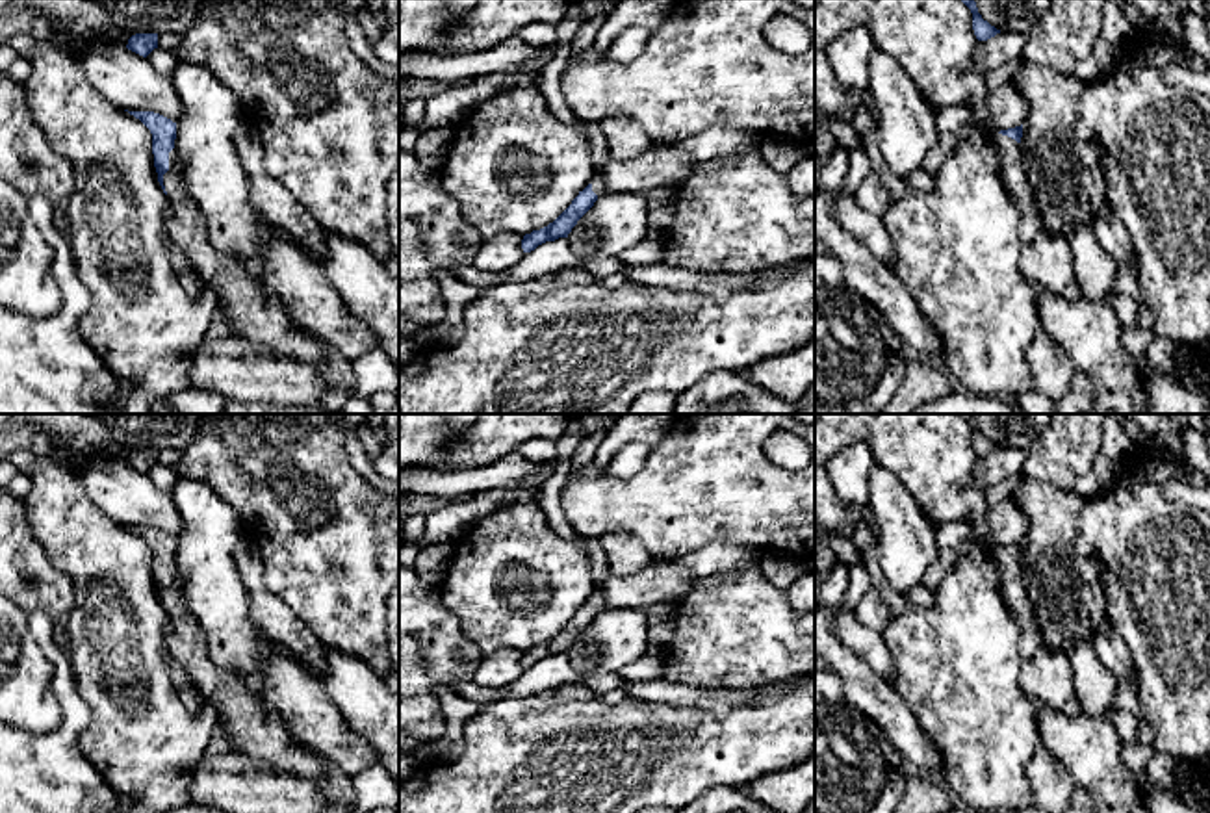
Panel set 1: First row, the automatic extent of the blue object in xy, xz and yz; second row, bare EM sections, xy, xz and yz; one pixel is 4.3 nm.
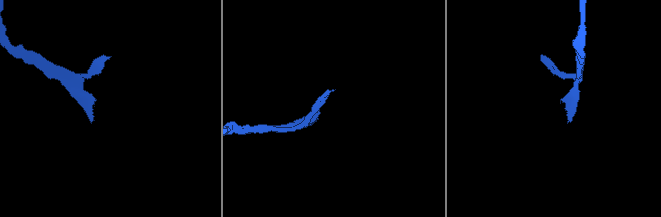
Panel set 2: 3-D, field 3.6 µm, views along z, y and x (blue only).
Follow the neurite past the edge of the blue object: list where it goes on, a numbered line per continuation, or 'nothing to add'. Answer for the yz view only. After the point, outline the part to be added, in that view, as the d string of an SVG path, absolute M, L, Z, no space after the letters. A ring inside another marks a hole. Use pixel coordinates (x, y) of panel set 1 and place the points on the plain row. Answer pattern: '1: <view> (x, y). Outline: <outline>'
1: yz (1010, 570). Outline: M995 549L995 564L1000 577L1000 590L1010 614L1019 622L1021 657L1028 661L1041 646L1041 633L1036 613L1024 587L1024 568L1021 561L1002 549Z

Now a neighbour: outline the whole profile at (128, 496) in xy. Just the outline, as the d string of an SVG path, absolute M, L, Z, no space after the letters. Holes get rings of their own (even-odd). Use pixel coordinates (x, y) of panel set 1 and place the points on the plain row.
M93 460L84 471L84 486L98 510L128 527L154 527L173 538L182 531L182 518L169 492L122 460Z

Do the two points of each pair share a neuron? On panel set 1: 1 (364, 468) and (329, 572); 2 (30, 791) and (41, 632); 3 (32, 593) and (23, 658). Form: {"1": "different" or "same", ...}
{"1": "different", "2": "same", "3": "different"}

